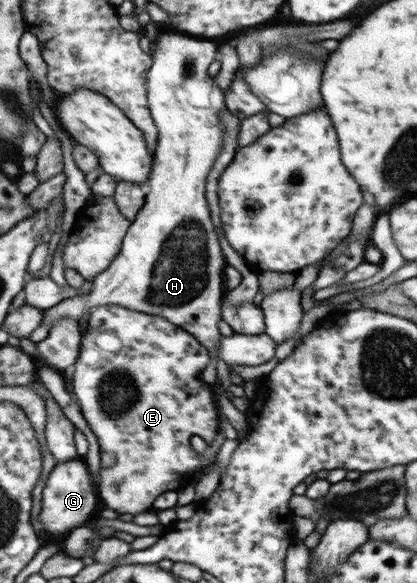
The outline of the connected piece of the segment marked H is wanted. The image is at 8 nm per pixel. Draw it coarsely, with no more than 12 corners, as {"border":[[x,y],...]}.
{"border":[[163,32],[147,75],[149,192],[85,295],[217,352],[225,258],[205,202],[225,94],[217,44]]}

